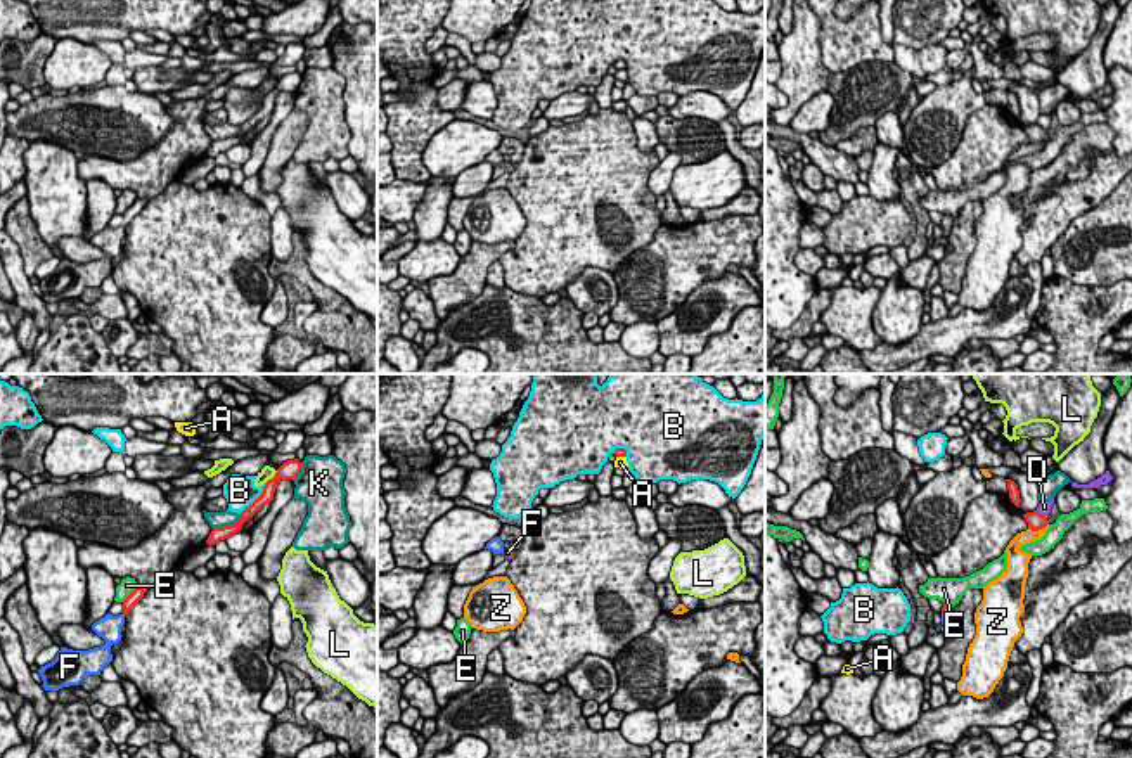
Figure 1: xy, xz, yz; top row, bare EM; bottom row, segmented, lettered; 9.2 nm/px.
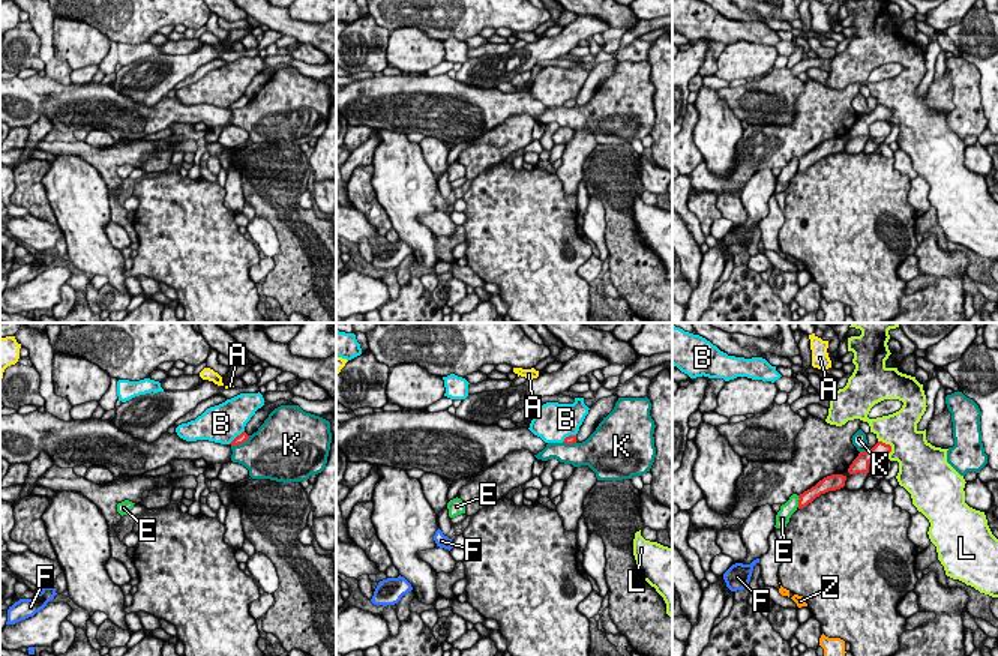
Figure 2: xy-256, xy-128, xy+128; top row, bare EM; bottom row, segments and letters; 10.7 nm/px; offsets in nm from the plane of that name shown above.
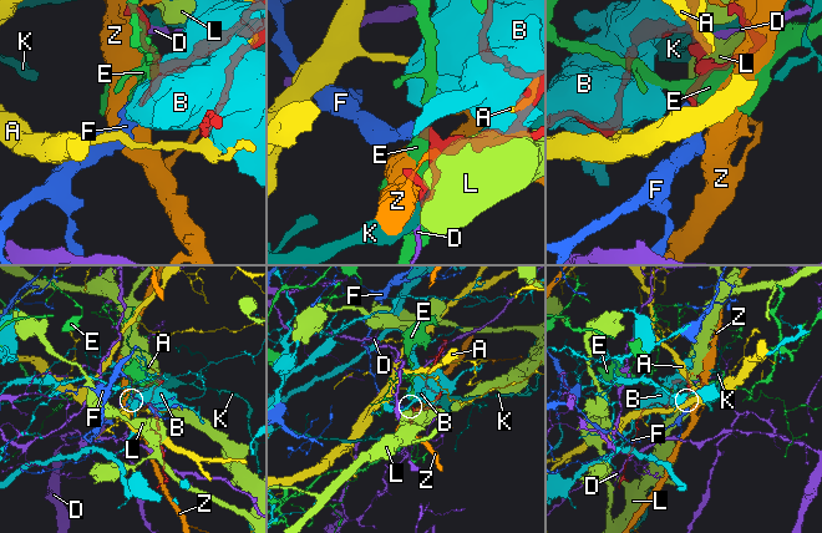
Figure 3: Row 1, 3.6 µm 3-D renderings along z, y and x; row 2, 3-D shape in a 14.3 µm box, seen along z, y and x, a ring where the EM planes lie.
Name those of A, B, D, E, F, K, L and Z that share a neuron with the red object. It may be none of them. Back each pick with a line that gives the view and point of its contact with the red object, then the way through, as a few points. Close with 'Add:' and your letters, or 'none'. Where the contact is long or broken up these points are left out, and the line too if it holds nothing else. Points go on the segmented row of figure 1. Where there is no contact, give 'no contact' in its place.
F: yz (945, 613) | across yz (947, 608), (945, 613), (945, 618)
Add: F

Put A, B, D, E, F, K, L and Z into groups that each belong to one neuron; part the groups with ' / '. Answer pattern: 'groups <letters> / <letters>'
groups A / B / D / E / F / K / L / Z

